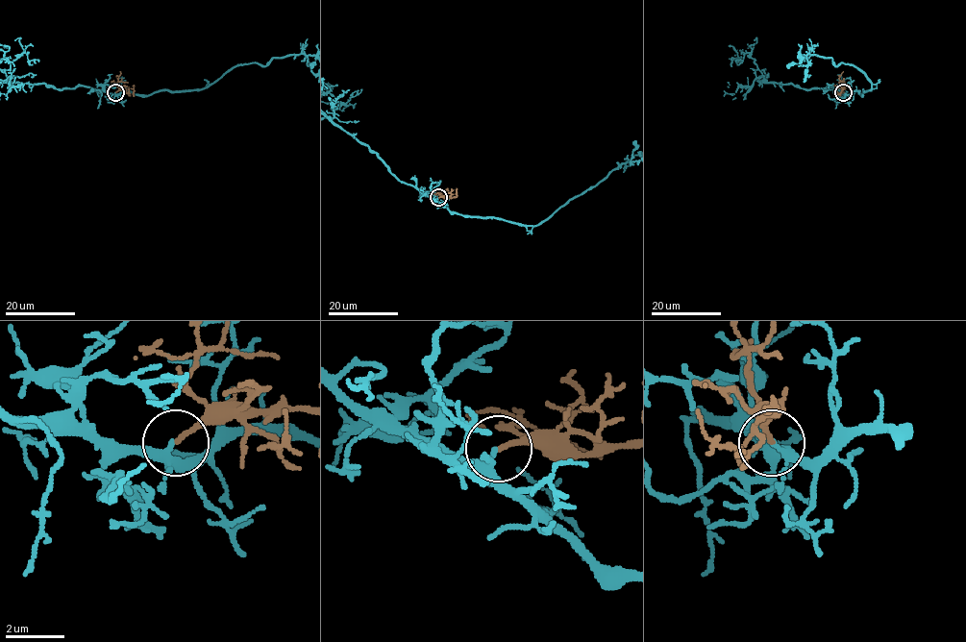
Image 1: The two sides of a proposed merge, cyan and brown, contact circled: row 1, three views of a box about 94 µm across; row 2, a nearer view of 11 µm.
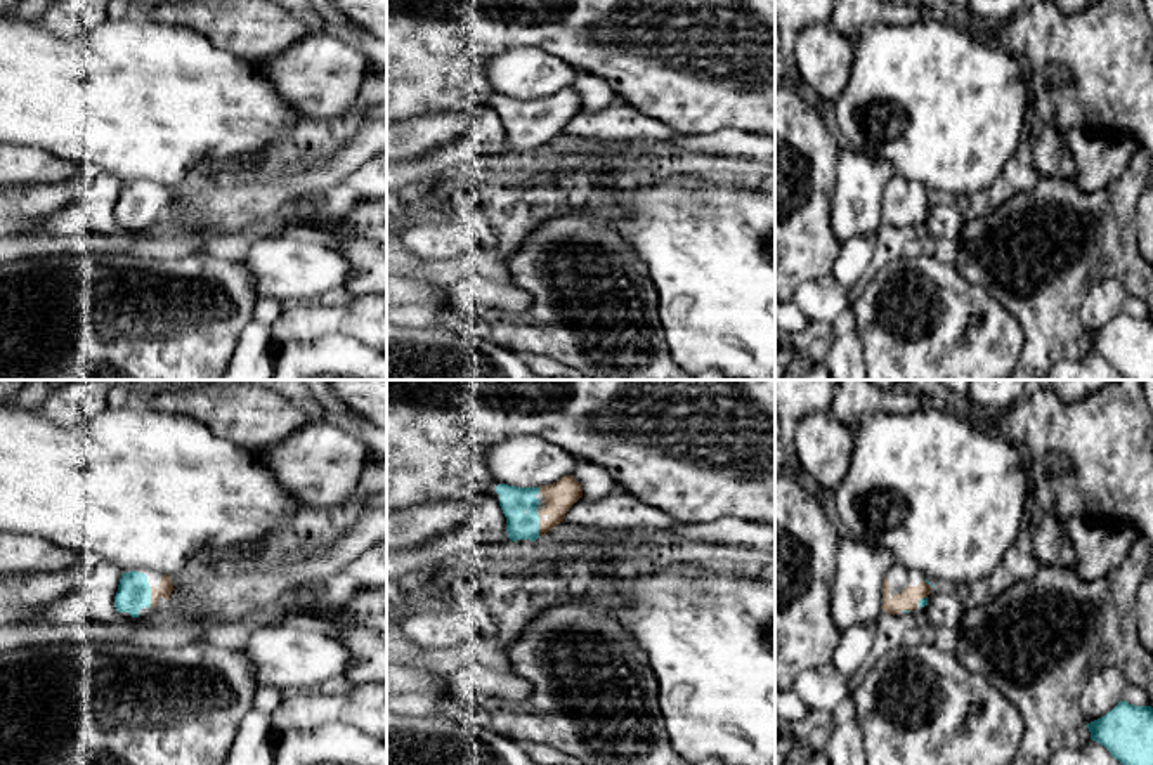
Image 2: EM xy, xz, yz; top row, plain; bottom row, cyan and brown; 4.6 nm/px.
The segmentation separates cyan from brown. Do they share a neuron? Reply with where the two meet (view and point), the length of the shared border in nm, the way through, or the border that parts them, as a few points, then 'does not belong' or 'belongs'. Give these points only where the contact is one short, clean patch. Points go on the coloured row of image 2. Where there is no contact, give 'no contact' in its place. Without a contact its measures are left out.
meets cyan in xy at (149, 597); contact 100 nm long; belongs

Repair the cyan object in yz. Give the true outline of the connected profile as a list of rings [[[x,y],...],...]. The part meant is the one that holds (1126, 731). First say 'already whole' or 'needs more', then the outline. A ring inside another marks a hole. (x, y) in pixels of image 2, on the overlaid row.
already whole; [[[1120,701],[1104,716],[1087,723],[1091,739],[1122,765],[1153,765],[1153,708]]]

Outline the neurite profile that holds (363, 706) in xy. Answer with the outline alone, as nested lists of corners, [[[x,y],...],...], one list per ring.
[[[387,683],[291,692],[272,713],[279,734],[316,730],[329,722],[343,722],[387,742]]]

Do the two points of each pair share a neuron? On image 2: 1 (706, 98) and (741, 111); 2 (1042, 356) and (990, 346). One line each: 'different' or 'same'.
1: same
2: different

